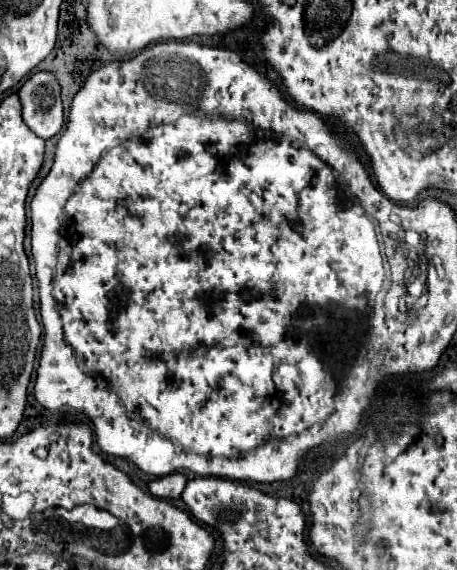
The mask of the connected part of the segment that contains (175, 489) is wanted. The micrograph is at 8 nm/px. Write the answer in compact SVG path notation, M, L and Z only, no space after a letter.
M180 472L172 474L172 476L156 478L148 484L152 496L158 496L158 498L180 498L184 486L186 486L186 476Z

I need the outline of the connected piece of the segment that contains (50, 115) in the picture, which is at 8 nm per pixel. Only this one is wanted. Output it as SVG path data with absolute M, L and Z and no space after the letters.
M36 72L34 76L30 76L18 90L18 96L22 102L22 118L28 128L32 128L32 132L36 132L44 140L60 132L64 124L64 118L60 118L60 84L52 72Z

